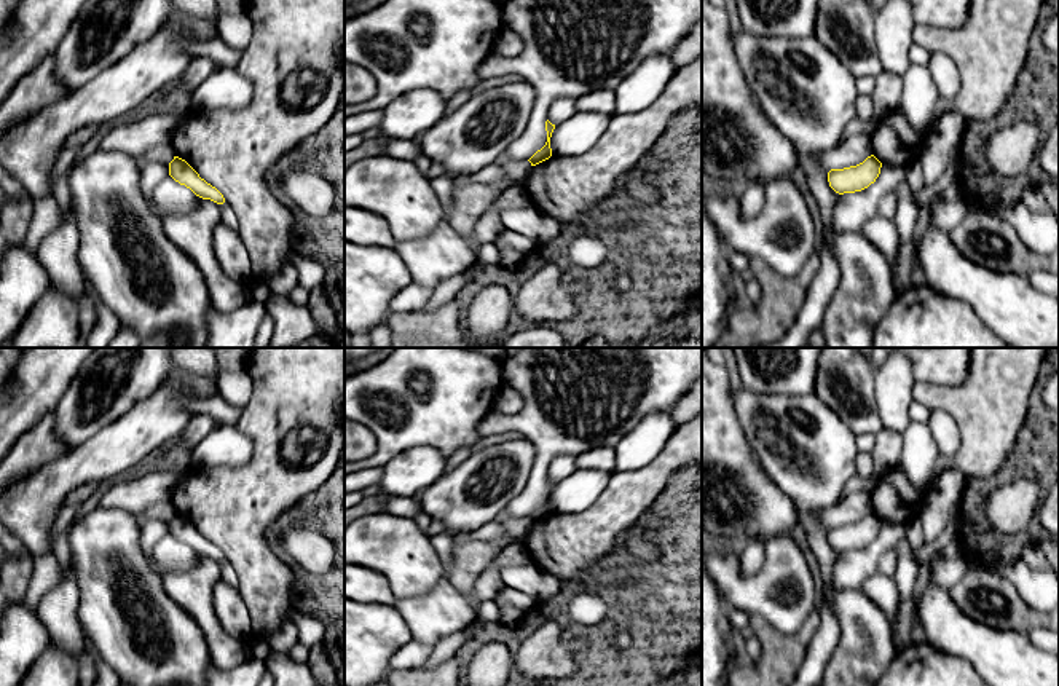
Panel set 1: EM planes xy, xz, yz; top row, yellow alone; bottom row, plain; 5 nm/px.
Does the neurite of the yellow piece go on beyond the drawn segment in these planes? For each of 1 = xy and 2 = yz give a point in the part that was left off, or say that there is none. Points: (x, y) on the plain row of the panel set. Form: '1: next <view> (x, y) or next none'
1: next none
2: next none

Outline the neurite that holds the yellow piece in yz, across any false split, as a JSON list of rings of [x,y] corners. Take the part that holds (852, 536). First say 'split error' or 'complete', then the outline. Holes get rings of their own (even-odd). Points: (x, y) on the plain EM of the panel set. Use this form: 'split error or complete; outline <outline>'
complete; outline [[[871,512],[856,523],[831,526],[828,530],[828,539],[839,552],[861,549],[876,539],[880,531],[880,525],[882,520]]]

